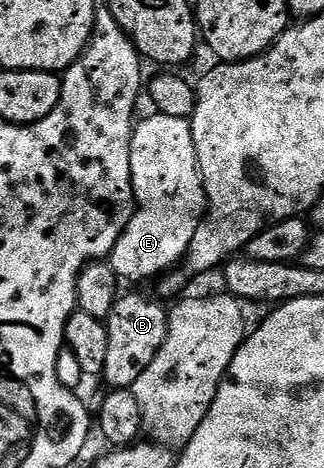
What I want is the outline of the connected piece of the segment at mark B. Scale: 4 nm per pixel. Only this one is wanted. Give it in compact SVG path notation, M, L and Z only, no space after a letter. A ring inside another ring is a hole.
M125 294L118 297L109 313L107 325L107 364L103 381L114 390L127 390L146 371L167 338L169 310L145 294Z

